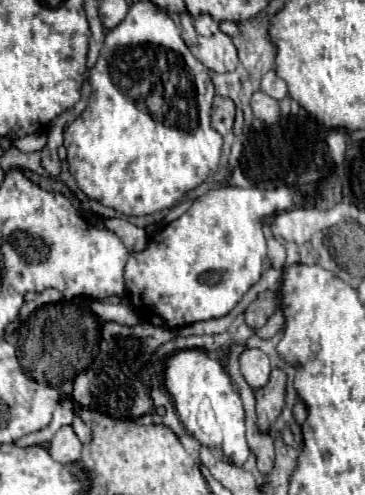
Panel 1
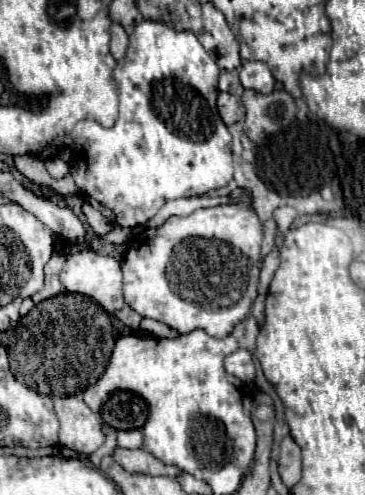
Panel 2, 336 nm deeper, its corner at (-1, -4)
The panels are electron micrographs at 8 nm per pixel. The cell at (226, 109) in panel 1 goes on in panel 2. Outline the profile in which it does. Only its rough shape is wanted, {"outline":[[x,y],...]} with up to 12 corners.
{"outline":[[233,94],[217,98],[221,120],[227,126],[241,120],[243,106]]}

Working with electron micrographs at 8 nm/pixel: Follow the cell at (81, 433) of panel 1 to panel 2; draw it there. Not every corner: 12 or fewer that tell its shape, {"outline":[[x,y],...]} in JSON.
{"outline":[[115,448],[113,458],[129,472],[179,476],[147,450]]}

